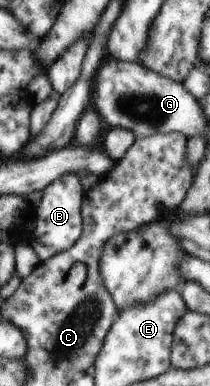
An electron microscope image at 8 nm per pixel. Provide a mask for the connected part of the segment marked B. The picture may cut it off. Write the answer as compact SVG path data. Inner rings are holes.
M67 173L56 178L44 190L34 220L34 232L28 237L30 246L40 262L69 250L80 239L80 232L84 231L83 216L80 216L80 202L83 202L82 186L82 180L78 180L78 176Z

